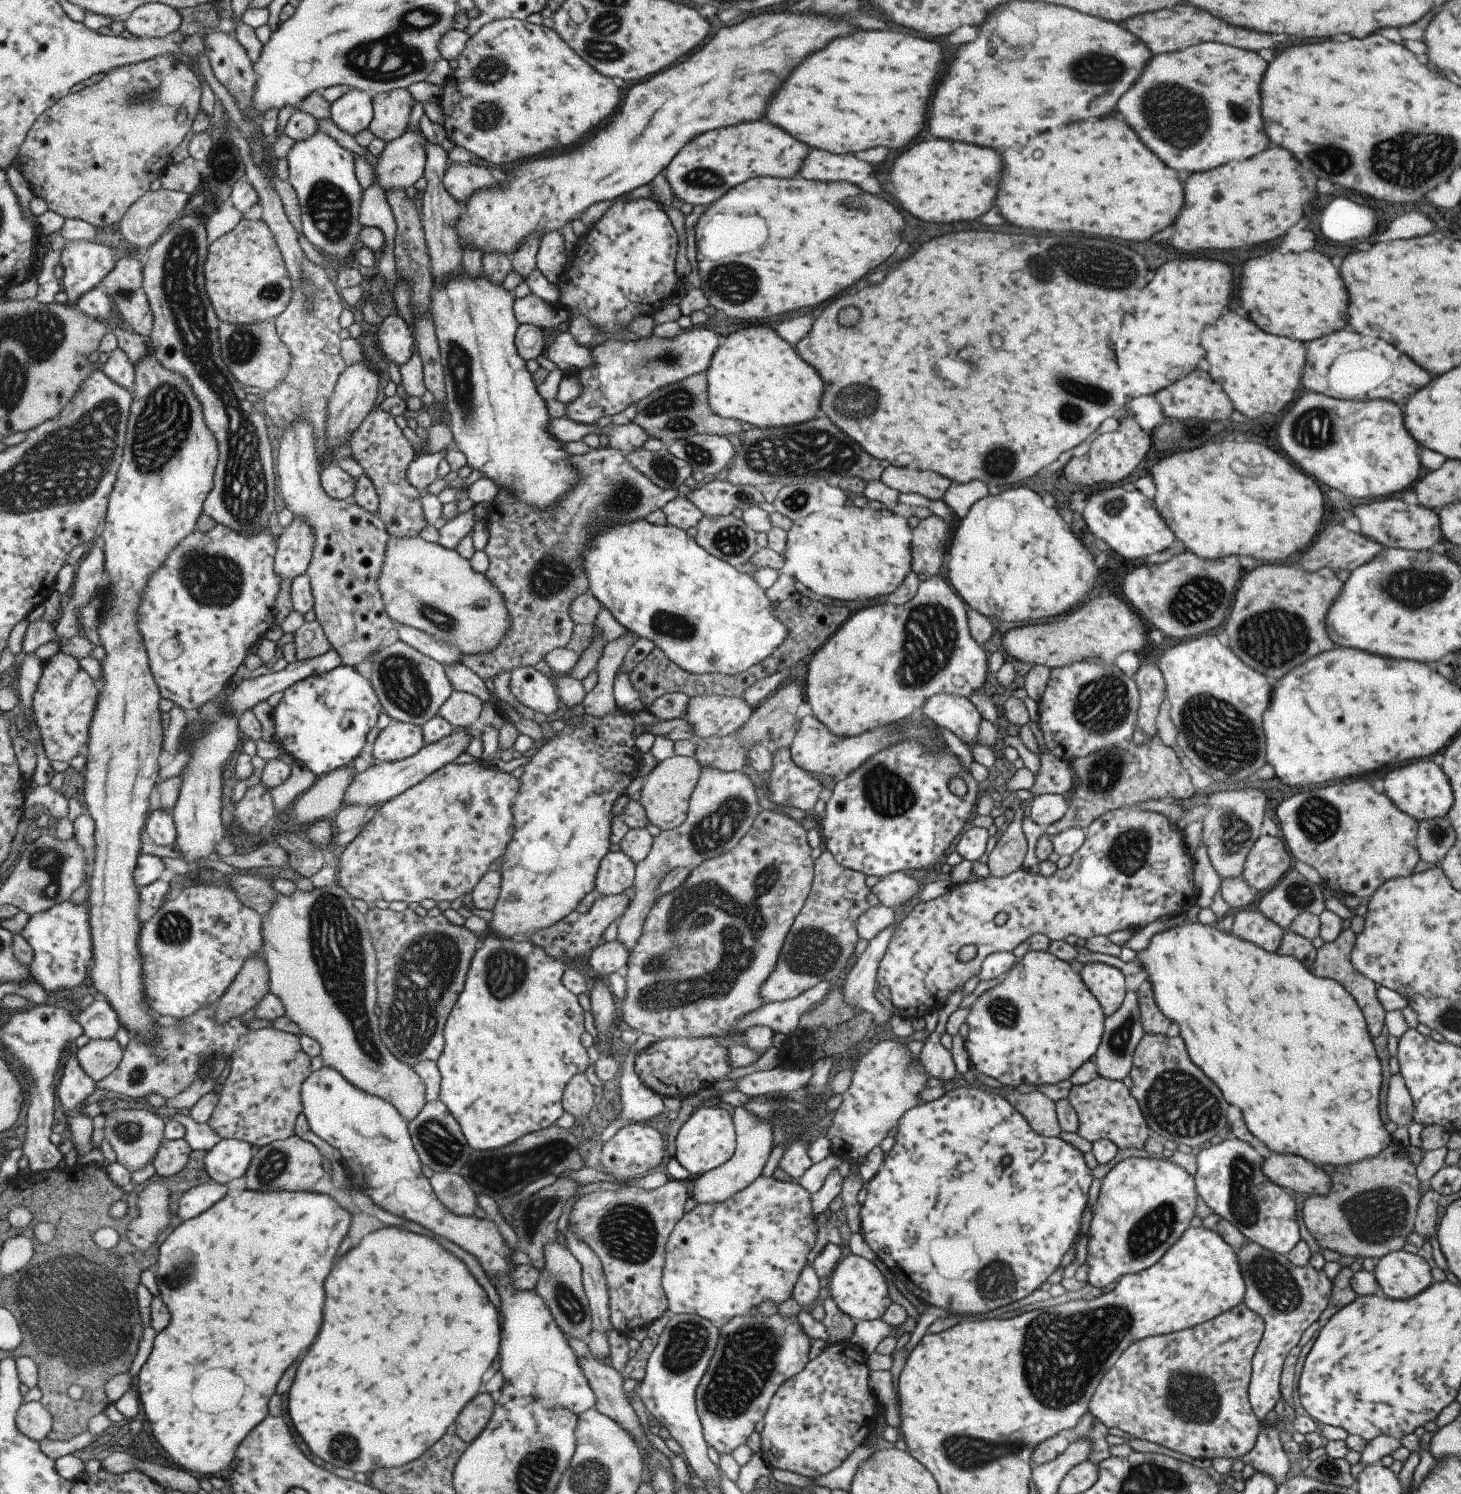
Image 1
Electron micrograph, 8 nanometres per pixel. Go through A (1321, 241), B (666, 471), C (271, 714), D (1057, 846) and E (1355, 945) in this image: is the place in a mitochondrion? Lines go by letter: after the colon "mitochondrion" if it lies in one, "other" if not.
A: other
B: mitochondrion
C: other
D: other
E: other

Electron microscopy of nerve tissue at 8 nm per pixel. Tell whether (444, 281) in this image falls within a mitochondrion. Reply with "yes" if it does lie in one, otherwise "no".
no

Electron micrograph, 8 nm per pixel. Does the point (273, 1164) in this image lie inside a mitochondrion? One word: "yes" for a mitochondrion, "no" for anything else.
yes

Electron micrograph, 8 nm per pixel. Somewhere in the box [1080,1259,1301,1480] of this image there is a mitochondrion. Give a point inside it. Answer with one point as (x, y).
(1190, 1400)

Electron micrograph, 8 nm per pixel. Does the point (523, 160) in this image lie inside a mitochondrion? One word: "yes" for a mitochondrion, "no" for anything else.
no

